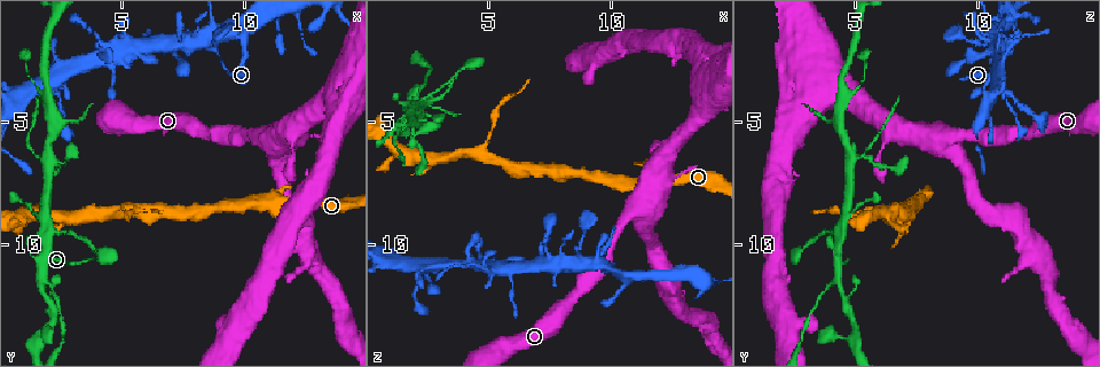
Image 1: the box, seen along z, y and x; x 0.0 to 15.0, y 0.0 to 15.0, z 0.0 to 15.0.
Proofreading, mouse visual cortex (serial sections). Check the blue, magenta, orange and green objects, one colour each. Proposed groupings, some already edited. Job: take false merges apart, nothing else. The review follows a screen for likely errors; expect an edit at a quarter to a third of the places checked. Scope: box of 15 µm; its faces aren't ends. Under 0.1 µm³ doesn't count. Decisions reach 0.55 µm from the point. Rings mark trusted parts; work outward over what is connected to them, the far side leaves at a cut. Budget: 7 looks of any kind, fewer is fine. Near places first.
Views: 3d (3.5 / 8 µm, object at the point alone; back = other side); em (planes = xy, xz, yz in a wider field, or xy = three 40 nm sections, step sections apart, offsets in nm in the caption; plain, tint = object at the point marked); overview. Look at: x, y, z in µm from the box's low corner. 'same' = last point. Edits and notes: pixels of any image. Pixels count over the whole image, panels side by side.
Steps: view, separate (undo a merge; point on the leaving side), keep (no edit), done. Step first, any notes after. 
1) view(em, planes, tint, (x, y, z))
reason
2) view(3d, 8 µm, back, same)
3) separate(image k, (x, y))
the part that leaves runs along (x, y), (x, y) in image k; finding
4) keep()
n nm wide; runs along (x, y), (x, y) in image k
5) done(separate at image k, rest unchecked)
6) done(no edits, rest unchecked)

view(3d, 3.5 µm, (10.8, 5.6, 8.9))
sudden change in width

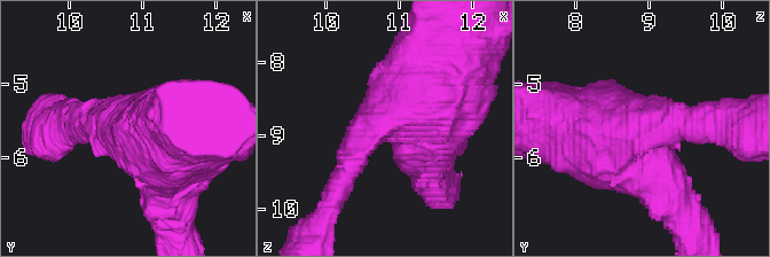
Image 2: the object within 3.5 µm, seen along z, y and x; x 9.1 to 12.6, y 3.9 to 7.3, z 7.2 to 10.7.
view(em, xy, step 2, tint, (10.70, 5.45, 8.80))
now the EM

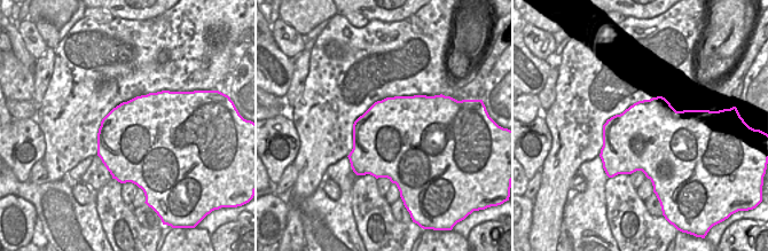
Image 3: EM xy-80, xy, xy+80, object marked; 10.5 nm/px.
keep()
runs along (351, 161), (449, 46) in image 2; continuous, no second cell

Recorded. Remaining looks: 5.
view(3d, 3.5 µm, (4.6, 8.7, 6.3))

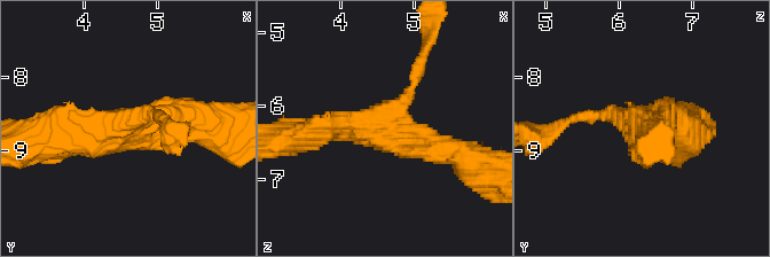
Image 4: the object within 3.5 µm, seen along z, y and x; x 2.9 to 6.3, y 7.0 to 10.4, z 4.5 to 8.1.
view(em, xy, step 1, tint, (4.55, 8.70, 6.35))

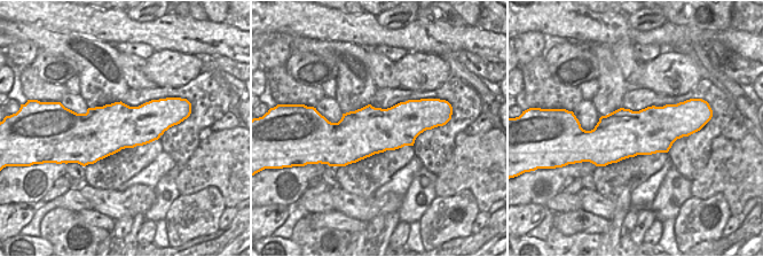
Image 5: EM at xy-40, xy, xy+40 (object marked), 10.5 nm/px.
keep()
runs along (194, 118), (49, 143) in image 4; continuous, no second cell

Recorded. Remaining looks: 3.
view(3d, 3.5 µm, (1.8, 11.5, 4.1))
thick turns thin

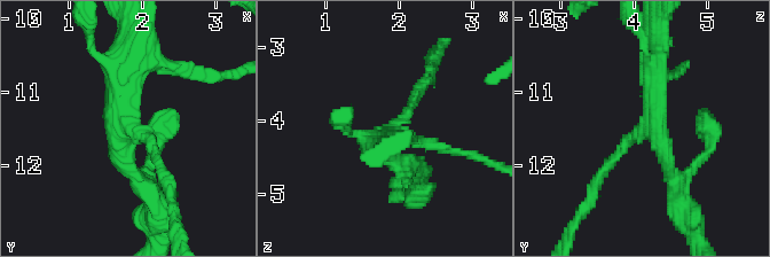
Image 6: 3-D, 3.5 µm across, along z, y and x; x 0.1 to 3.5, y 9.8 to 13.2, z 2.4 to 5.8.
view(em, xy, step 3, tint, (1.85, 11.50, 4.10))
3 arms; arms of 150, 250, 350 nm; need the tissue

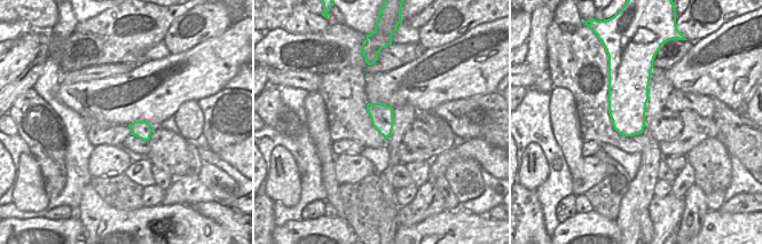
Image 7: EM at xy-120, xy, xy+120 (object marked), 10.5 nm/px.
keep()
runs along (650, 61), (653, 117), (600, 177) in image 6; one cell here

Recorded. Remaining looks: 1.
done(no edits, rest unchecked)

